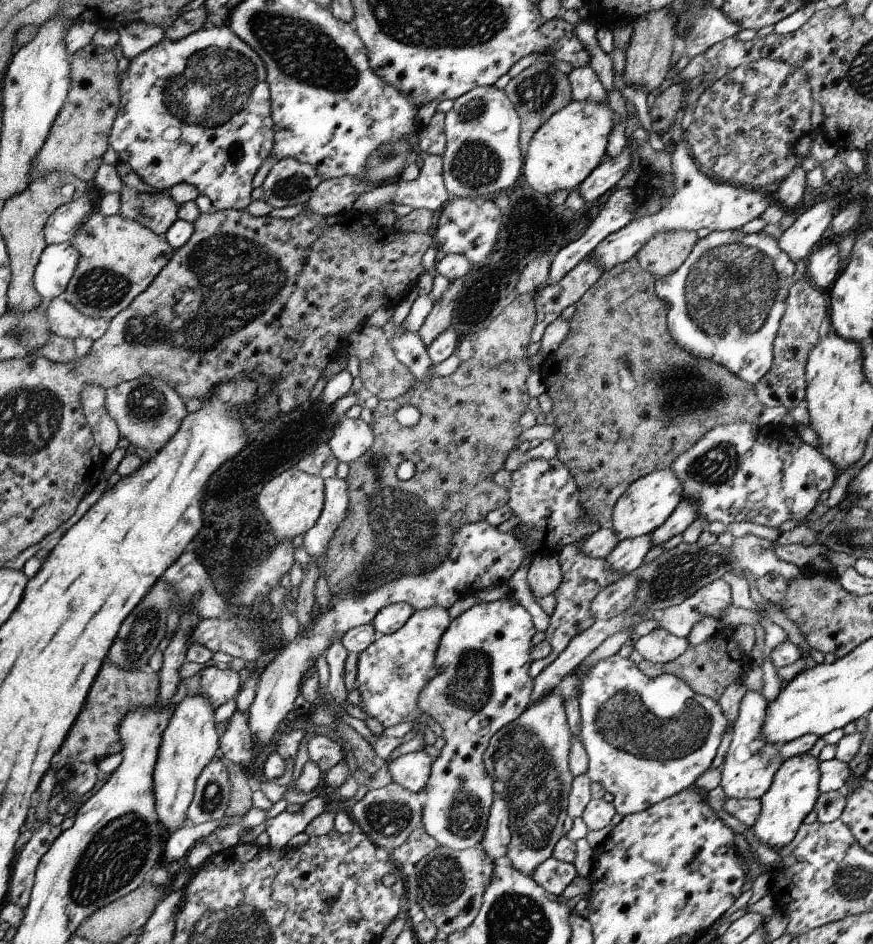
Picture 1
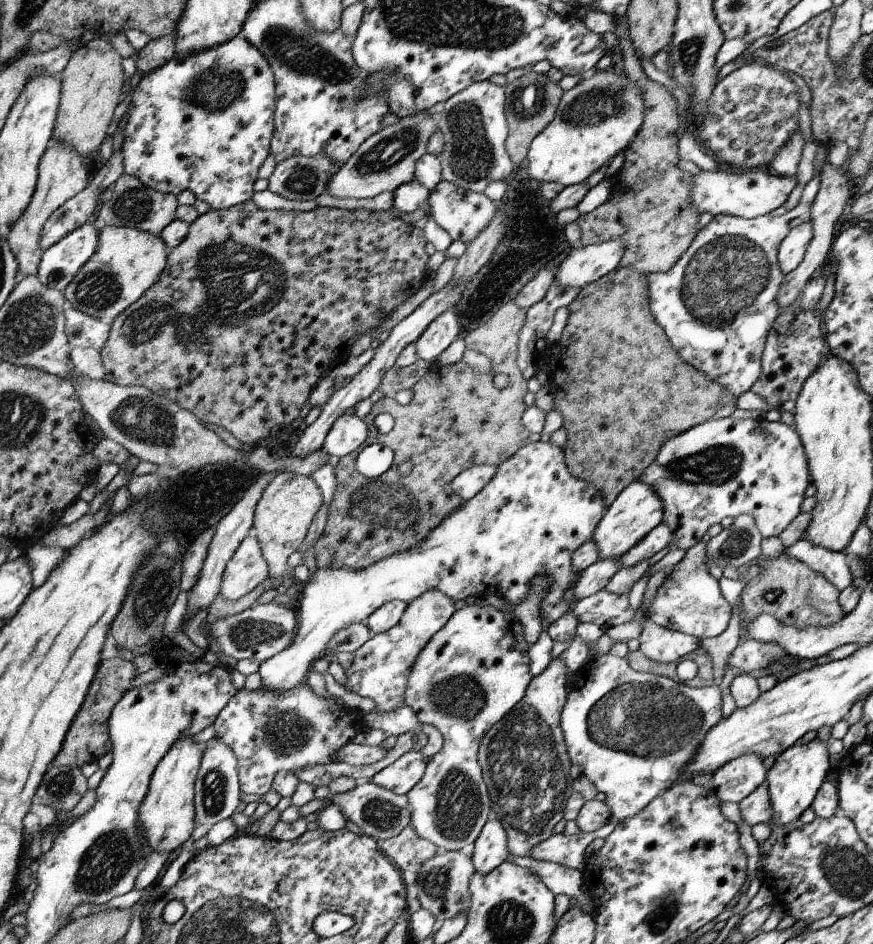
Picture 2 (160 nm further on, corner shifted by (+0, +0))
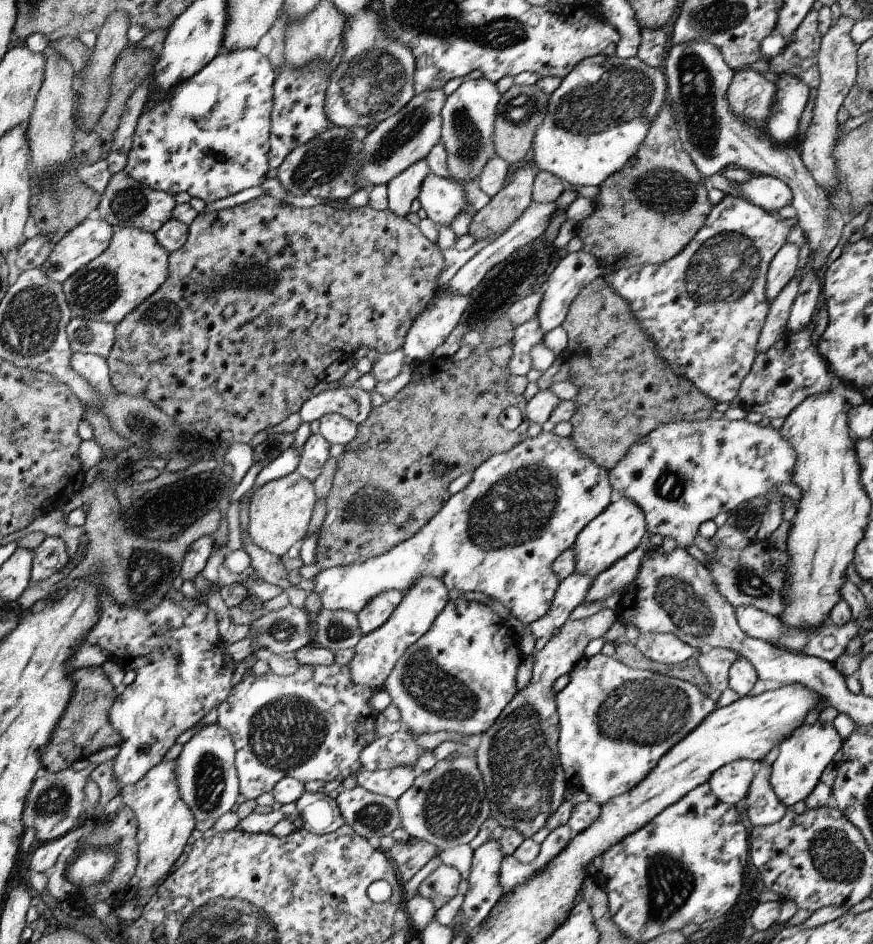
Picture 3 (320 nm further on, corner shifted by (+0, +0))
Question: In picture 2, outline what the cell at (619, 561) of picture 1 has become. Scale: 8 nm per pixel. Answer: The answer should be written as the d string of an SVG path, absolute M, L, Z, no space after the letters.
M604 559L592 563L580 574L578 581L573 585L573 596L576 599L583 599L605 588L607 580L620 572L618 559Z

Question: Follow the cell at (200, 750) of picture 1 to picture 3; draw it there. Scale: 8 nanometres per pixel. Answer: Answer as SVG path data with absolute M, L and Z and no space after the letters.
M176 759L166 762L161 761L140 782L134 784L134 786L126 786L120 793L122 795L122 804L128 806L134 812L134 815L138 814L137 822L142 822L142 830L137 830L140 865L138 866L138 878L134 879L134 881L138 882L140 892L148 890L148 888L152 888L156 884L160 884L166 876L170 875L172 866L176 864L178 856L182 854L184 844L188 842L192 830L196 828L196 820L194 820L196 816L190 810L190 806L186 803L186 800L182 798L177 764Z

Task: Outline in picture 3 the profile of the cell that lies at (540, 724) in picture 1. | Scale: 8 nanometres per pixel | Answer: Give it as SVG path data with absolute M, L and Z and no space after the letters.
M607 607L582 620L568 619L560 632L533 655L532 679L526 688L518 691L496 724L482 734L475 758L486 782L489 817L498 821L500 829L511 828L522 834L524 840L531 839L547 826L549 818L564 802L564 793L569 787L558 751L561 724L553 686L558 678L576 668L589 643L603 638L618 620L617 613Z

